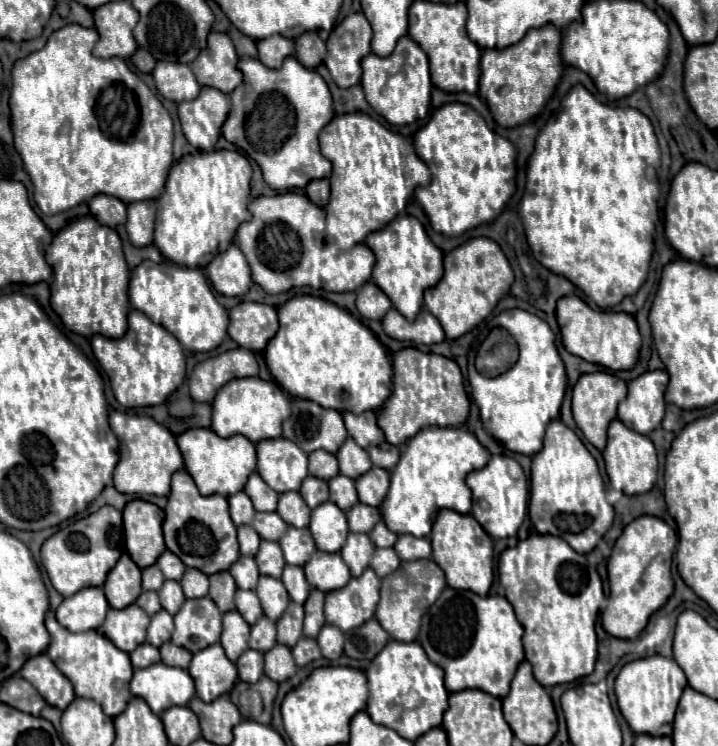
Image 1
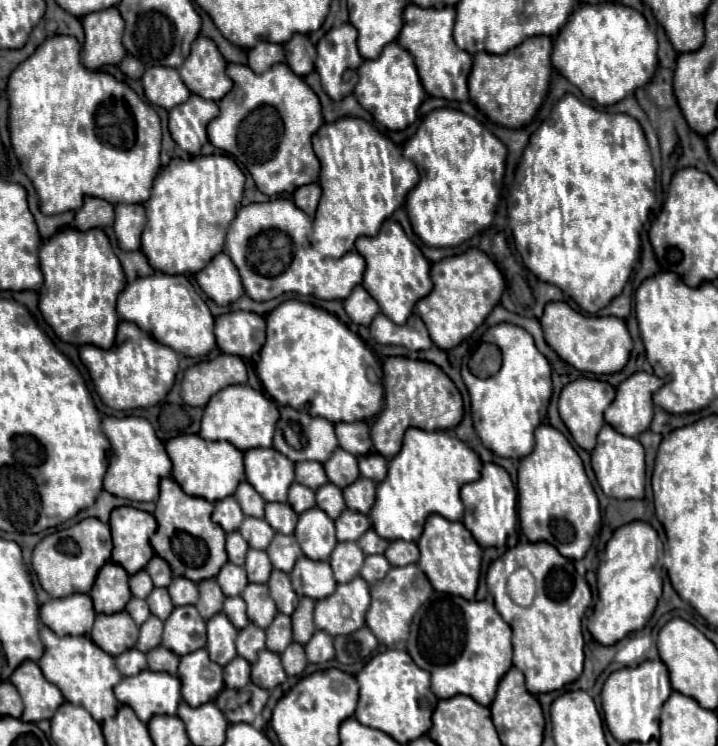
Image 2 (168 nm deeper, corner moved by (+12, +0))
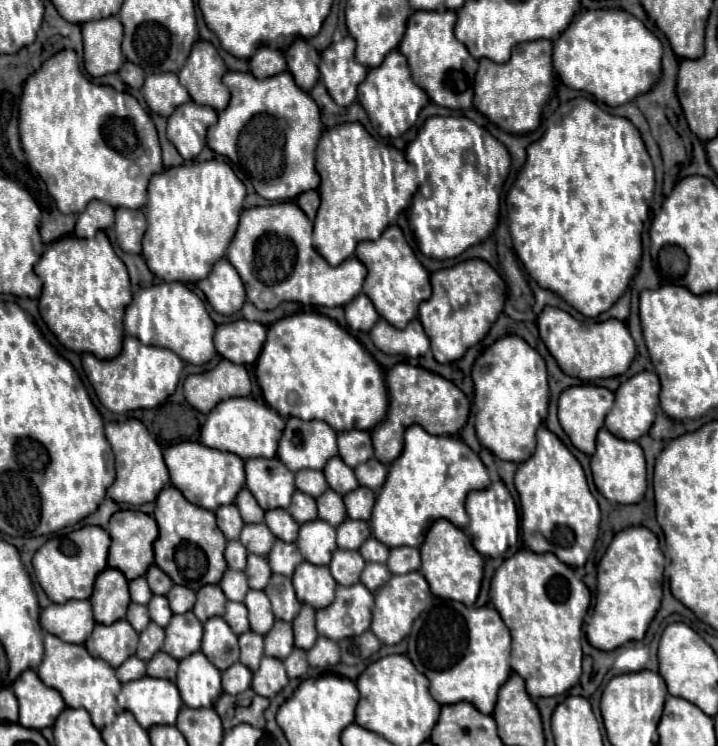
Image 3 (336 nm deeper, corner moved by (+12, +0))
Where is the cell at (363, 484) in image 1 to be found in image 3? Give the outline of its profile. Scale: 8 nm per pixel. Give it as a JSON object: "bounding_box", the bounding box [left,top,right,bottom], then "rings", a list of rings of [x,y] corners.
{"bounding_box":[344,487,376,521],"rings":[[[358,487],[344,495],[344,505],[348,509],[348,517],[356,517],[362,521],[370,521],[374,501],[376,501],[376,495],[368,487]]]}

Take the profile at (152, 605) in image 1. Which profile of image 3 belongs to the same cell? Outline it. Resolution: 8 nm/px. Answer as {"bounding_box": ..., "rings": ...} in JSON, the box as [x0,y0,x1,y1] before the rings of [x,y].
{"bounding_box":[126,603,150,633],"rings":[[[130,603],[128,613],[126,613],[126,619],[128,619],[128,623],[140,633],[140,631],[146,629],[146,625],[148,625],[148,621],[150,621],[150,617],[148,617],[148,609],[146,609],[144,605]]]}

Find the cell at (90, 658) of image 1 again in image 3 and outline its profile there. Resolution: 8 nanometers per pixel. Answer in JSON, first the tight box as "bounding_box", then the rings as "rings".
{"bounding_box":[38,633,122,729],"rings":[[[48,633],[44,637],[44,645],[46,645],[46,653],[44,659],[40,663],[38,677],[44,681],[44,685],[58,689],[66,701],[68,707],[82,707],[88,709],[92,723],[102,729],[104,725],[112,723],[120,711],[118,703],[116,703],[116,695],[120,693],[122,683],[116,677],[114,667],[110,667],[106,661],[100,661],[96,657],[92,657],[88,653],[88,649],[84,649],[84,645],[72,645],[62,641],[60,637]]]}

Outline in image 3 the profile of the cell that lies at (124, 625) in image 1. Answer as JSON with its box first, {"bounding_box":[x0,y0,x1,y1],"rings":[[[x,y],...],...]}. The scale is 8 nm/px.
{"bounding_box":[86,619,138,667],"rings":[[[126,619],[114,621],[112,625],[98,623],[92,631],[92,637],[88,637],[86,647],[94,657],[100,657],[108,661],[112,667],[122,665],[130,655],[136,653],[138,645],[138,633],[128,625]]]}

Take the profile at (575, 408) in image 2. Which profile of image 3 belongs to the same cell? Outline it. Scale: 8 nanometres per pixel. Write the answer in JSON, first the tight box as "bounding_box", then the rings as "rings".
{"bounding_box":[558,385,614,455],"rings":[[[576,385],[576,387],[568,387],[560,393],[560,401],[558,401],[558,419],[562,429],[566,431],[566,435],[570,437],[570,441],[574,443],[576,449],[580,449],[586,455],[594,453],[594,443],[596,443],[596,433],[600,427],[604,427],[604,417],[608,413],[608,409],[614,403],[614,393],[606,387],[598,387],[598,385]]]}

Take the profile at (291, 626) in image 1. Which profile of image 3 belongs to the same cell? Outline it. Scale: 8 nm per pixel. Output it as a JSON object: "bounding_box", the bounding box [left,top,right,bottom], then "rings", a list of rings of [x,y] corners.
{"bounding_box":[264,621,294,659],"rings":[[[276,621],[272,629],[264,635],[264,653],[276,659],[288,657],[288,653],[294,649],[294,637],[292,637],[292,623],[288,621]]]}

